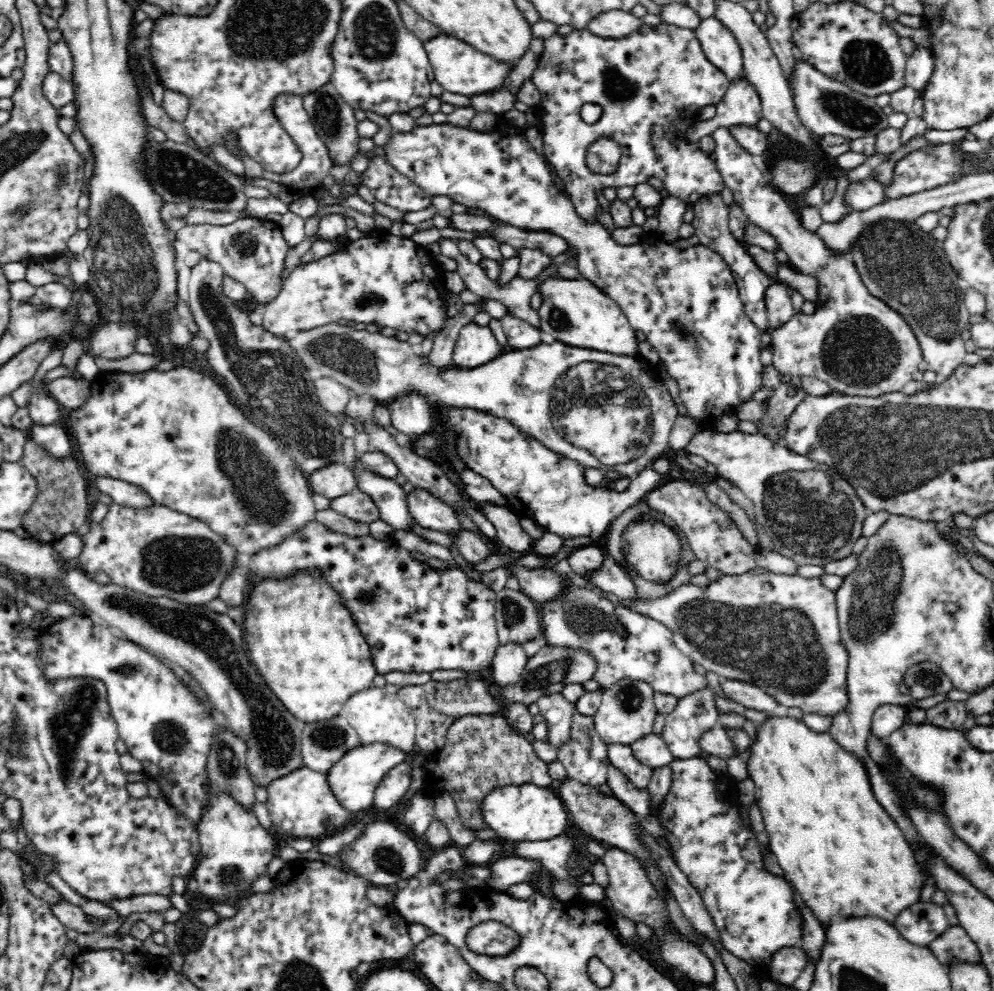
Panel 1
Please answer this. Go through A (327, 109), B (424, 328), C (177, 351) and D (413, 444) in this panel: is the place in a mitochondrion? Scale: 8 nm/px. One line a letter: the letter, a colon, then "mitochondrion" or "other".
A: mitochondrion
B: other
C: other
D: other

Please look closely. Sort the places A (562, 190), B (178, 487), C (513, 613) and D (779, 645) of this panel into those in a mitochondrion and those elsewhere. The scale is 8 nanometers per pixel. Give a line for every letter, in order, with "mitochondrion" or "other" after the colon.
A: other
B: other
C: mitochondrion
D: mitochondrion

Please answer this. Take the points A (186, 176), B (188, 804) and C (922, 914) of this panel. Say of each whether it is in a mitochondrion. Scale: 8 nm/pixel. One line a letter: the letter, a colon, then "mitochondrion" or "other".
A: mitochondrion
B: other
C: other

